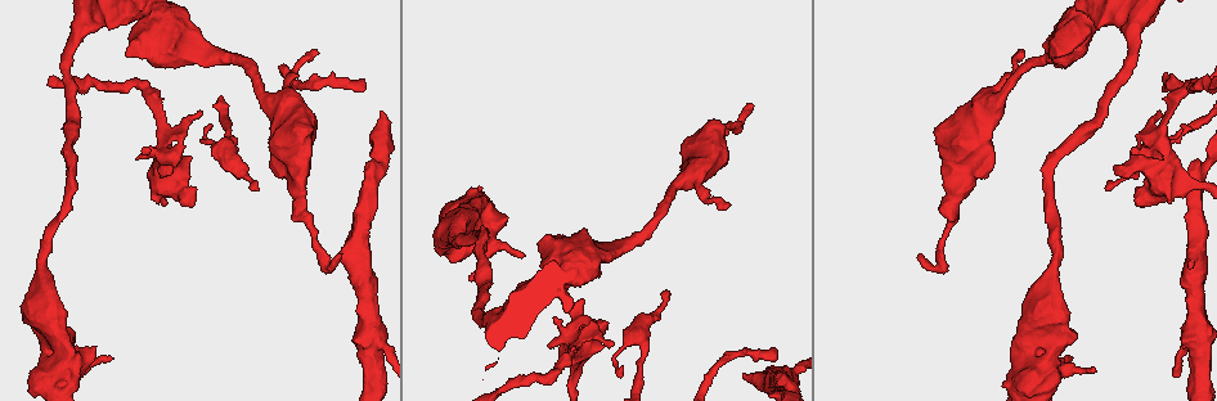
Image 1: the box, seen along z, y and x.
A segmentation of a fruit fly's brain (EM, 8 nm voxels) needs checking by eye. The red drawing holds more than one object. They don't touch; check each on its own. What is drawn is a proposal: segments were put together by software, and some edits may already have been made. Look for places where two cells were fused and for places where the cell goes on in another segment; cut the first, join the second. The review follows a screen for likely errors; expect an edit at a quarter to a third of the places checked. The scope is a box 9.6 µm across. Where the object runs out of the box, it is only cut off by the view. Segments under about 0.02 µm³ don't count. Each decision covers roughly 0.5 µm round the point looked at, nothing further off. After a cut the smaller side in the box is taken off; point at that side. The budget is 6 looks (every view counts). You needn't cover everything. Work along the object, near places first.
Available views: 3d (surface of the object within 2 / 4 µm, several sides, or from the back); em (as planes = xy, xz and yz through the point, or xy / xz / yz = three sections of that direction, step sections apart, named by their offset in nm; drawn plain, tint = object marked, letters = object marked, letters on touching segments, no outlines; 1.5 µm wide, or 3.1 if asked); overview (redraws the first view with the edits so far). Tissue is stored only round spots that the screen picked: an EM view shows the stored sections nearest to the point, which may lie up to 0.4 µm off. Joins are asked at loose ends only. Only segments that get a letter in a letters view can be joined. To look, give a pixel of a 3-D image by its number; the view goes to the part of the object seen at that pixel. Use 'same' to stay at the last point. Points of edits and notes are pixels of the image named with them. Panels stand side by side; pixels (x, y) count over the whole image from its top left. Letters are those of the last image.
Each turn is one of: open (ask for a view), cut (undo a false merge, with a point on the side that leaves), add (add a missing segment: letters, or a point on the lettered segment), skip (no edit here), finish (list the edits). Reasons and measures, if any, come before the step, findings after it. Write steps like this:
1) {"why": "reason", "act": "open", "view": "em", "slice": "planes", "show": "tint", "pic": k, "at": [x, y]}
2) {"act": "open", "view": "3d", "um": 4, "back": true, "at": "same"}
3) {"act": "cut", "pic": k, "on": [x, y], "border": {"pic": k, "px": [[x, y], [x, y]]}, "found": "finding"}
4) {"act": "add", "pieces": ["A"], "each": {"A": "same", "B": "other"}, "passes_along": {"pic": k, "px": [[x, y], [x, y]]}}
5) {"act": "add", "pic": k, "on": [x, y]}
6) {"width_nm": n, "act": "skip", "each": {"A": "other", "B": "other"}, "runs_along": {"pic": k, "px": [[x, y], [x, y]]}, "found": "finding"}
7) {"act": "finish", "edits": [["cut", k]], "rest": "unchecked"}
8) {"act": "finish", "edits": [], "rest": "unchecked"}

{"why": "thick end", "act": "open", "view": "em", "um": 3.1, "slice": "planes", "show": "letters", "pic": 1, "at": [156, 201]}

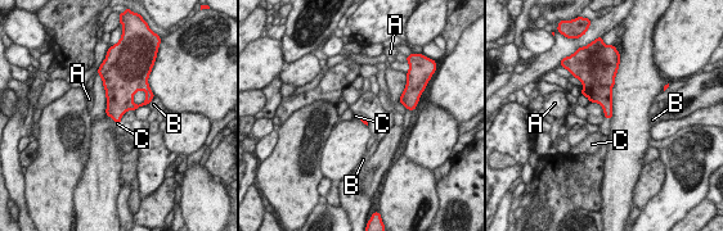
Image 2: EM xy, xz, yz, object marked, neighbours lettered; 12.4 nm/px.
{"longest_contact_nm": ["C", 200], "act": "add", "pieces": ["C"], "each": {"A": "other", "B": "other", "C": "same"}, "found": "it goes on there"}

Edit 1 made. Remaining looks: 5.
{"act": "open", "view": "overview"}

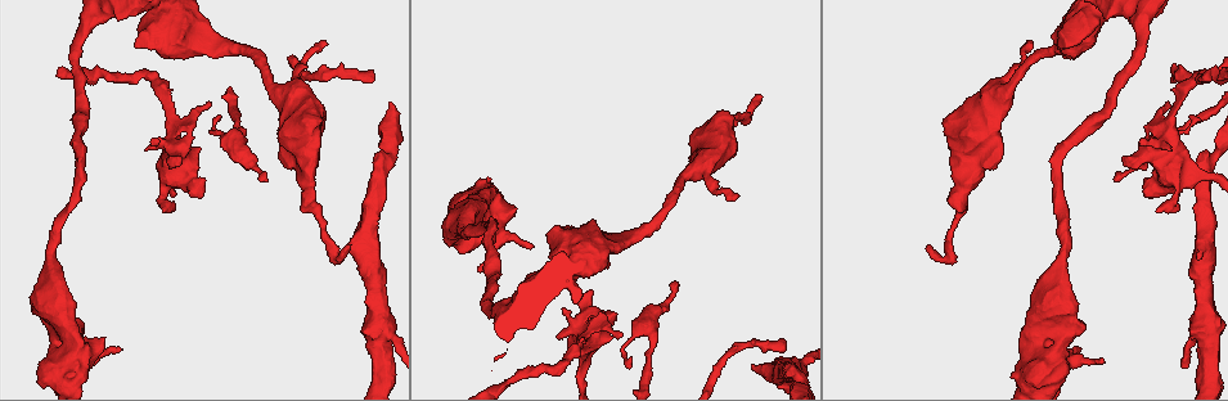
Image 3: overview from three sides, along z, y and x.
{"why": "free end", "act": "open", "view": "3d", "um": 2, "pic": 3, "at": [266, 179]}

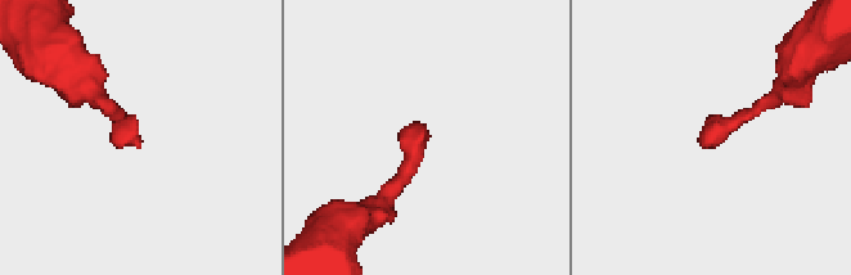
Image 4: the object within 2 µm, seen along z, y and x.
{"why": "shape alone is not enough", "act": "open", "view": "em", "slice": "planes", "show": "letters", "pic": 4, "at": [708, 146]}

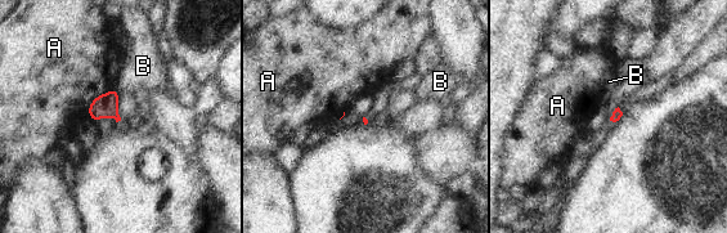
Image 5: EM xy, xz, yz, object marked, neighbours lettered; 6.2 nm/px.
{"longest_contact_nm": ["A", 240], "act": "skip", "each": {"A": "other", "B": "other"}, "border": {"pic": 5, "px": [[113, 86], [99, 94], [86, 111]]}, "found": "no lettered segment goes on from it"}

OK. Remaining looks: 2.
{"why": "an open end", "act": "open", "view": "em", "slice": "yz", "step": 8, "show": "letters", "pic": 3, "at": [784, 351]}

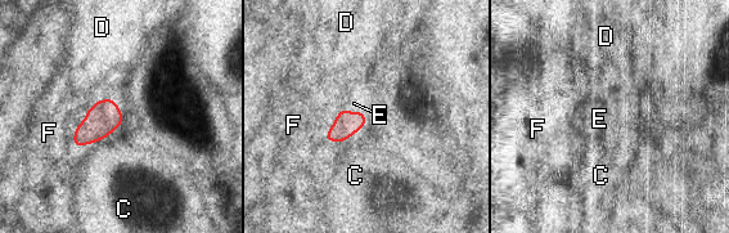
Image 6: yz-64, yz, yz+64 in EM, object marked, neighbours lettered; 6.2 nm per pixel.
{"act": "add", "pieces": ["E"], "each": {"C": "other", "D": "other", "E": "same", "F": "other"}, "passes_along": {"pic": 6, "px": [[346, 124], [358, 111], [354, 103]]}, "found": "the cell continues"}

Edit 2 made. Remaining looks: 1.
{"act": "finish", "edits": [["add", 2], ["add", 6]], "rest": "unchecked"}

